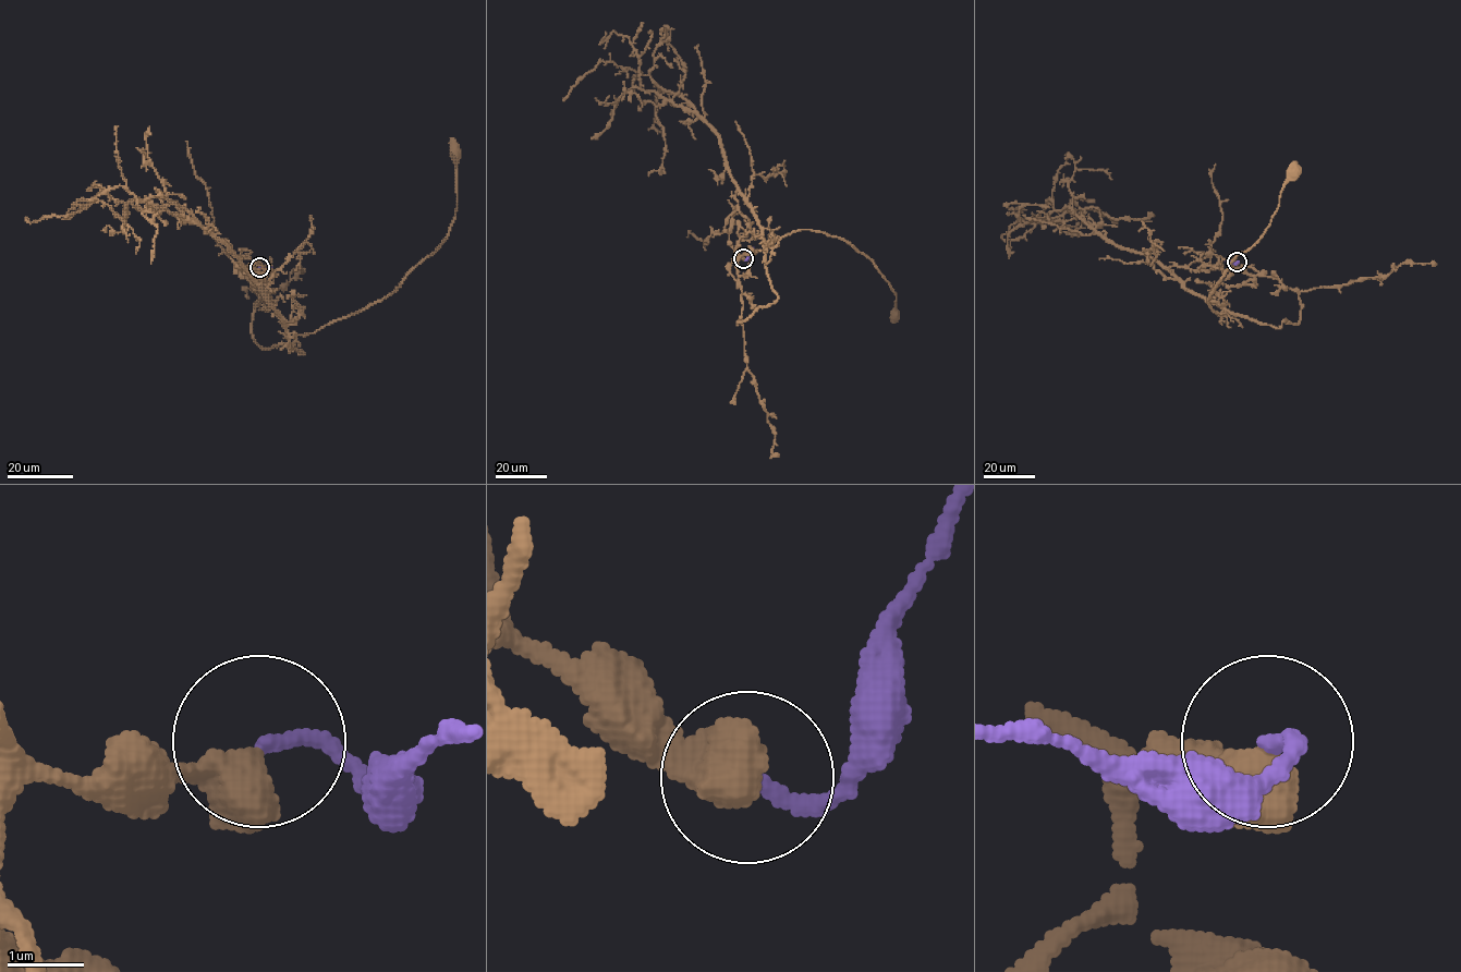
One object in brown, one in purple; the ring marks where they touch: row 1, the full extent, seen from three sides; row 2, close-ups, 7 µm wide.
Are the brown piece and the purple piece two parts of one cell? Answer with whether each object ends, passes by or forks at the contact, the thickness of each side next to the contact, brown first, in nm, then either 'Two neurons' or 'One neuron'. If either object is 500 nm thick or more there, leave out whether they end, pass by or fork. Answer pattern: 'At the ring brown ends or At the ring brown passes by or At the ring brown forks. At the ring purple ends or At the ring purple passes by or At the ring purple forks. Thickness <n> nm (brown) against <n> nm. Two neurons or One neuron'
Thickness 700 nm (brown) against 200 nm. One neuron

